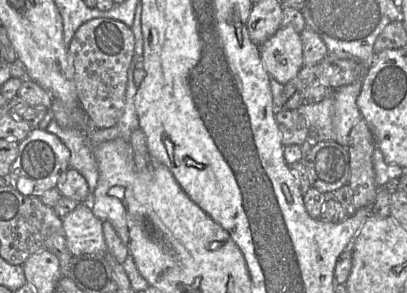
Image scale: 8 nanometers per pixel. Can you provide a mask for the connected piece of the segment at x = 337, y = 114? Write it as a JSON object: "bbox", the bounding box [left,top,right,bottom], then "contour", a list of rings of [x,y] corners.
{"bbox":[333,78,362,150],"contour":[[[359,78],[352,84],[342,86],[334,91],[333,128],[336,142],[348,150],[349,134],[362,115],[356,104],[362,80]]]}

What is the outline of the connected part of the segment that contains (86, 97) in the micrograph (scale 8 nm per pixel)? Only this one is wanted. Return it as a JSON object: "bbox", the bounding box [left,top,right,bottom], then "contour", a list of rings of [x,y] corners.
{"bbox":[68,18,135,128],"contour":[[[94,18],[82,24],[68,46],[74,68],[79,103],[94,128],[111,128],[121,118],[126,103],[128,70],[135,54],[135,37],[130,27],[111,18]]]}

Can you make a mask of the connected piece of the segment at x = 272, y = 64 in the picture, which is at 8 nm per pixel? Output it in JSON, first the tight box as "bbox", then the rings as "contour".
{"bbox":[260,27,304,85],"contour":[[[280,27],[260,46],[260,55],[268,75],[285,85],[304,66],[303,45],[292,27]]]}

